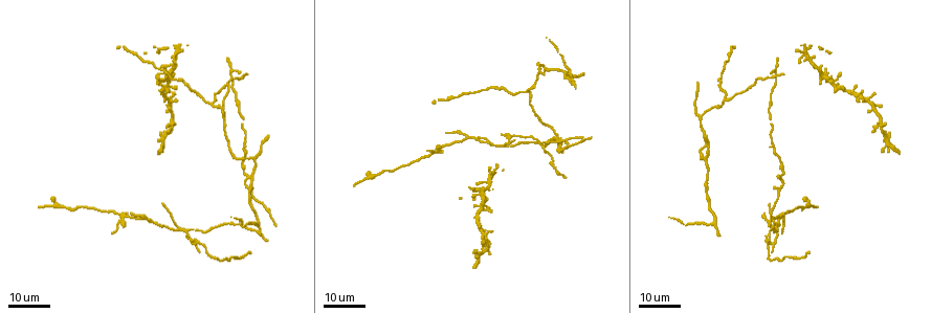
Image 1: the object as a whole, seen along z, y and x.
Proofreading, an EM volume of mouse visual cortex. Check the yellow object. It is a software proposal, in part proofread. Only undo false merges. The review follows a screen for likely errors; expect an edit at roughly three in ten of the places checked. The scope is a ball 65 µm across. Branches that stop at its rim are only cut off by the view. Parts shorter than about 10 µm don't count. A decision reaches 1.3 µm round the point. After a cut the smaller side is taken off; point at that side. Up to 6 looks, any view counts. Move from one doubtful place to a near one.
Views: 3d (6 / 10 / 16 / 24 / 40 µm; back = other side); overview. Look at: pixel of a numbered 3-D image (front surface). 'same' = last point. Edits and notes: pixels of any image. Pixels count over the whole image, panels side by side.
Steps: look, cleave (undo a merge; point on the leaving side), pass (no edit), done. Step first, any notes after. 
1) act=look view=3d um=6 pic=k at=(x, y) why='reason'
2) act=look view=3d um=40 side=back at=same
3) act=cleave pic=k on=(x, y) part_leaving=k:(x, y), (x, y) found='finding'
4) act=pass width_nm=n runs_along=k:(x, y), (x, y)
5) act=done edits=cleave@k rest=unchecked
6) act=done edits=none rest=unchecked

act=look view=3d um=24 pic=1 at=(502, 147) why='three arms meet'

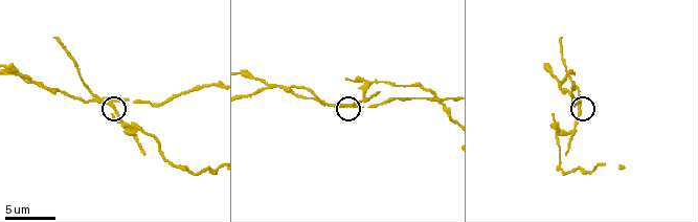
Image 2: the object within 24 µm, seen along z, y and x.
act=look view=3d um=10 pic=2 at=(579, 105)

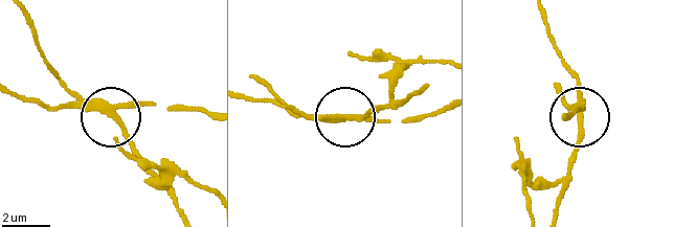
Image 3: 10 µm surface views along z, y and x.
act=cleave pic=3 on=(65, 89) part_leaving=3:(99, 105), (159, 181), (187, 177), (205, 187) found='two neurons meet here'

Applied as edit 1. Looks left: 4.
act=look view=overview

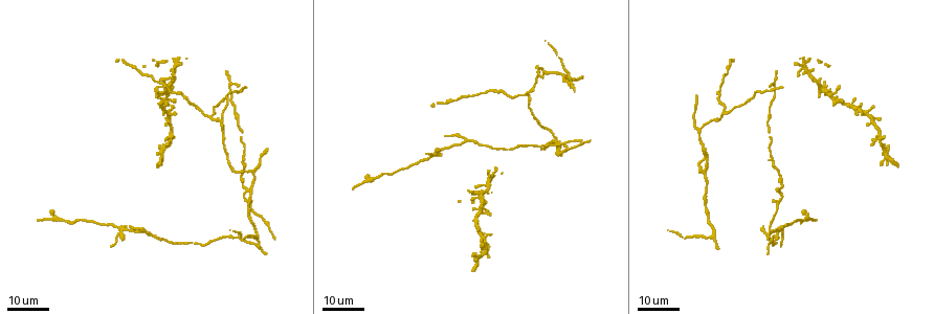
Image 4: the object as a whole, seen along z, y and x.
act=look view=3d um=24 pic=4 at=(213, 241) why='a narrow waist'

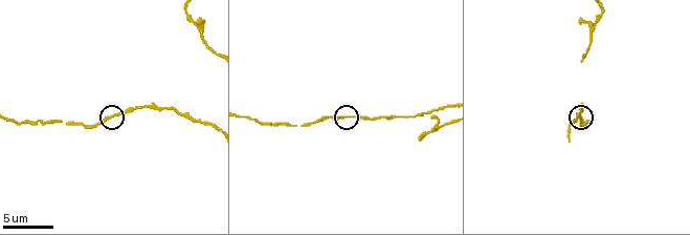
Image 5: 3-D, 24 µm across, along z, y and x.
act=look view=3d um=10 pic=5 at=(352, 115)

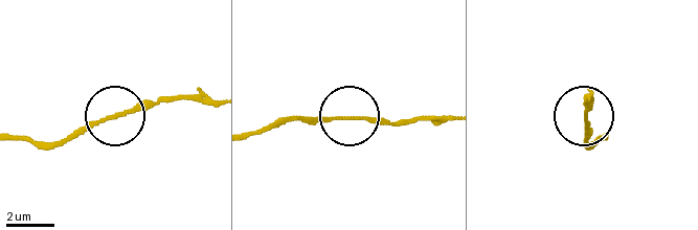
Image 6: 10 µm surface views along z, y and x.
act=pass width_nm=130 found='continuous, no second neuron'

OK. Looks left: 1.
act=look view=3d um=6 pic=2 at=(40, 83) why='calibre changes'

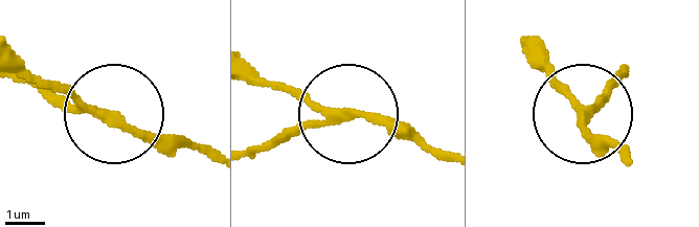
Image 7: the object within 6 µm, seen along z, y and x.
act=cleave pic=7 on=(59, 100) part_leaving=7:(108, 118), (21, 82) found='two neurons meet here'

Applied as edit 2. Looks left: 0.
act=done edits=cleave@3,cleave@7 rest=unchecked

